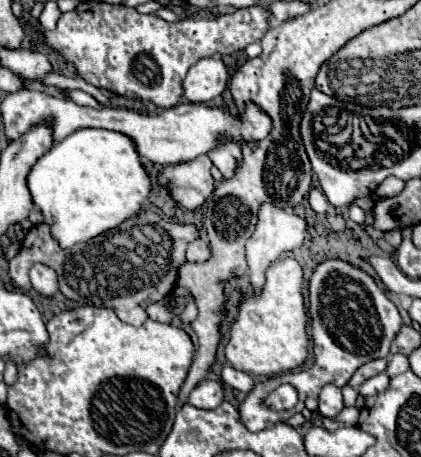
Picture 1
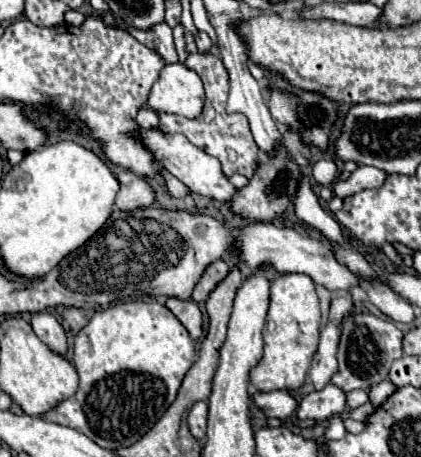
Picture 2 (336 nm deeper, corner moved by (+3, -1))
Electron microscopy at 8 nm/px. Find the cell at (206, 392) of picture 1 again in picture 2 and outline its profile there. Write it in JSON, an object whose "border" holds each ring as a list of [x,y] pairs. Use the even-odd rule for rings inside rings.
{"border":[[[197,401],[189,411],[189,429],[195,439],[203,439],[207,431],[207,403]]]}

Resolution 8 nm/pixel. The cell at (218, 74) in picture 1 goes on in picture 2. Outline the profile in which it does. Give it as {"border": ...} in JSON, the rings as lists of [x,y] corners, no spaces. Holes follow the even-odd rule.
{"border":[[[181,61],[165,65],[147,103],[157,113],[165,111],[193,119],[201,115],[205,103],[203,83],[199,75]]]}

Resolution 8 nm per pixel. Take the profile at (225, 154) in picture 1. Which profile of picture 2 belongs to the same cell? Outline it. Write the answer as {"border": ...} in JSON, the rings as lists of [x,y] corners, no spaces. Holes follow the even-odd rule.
{"border":[[[191,53],[189,59],[185,61],[185,65],[189,69],[193,69],[201,77],[201,81],[205,85],[207,99],[205,99],[203,113],[197,119],[185,119],[185,117],[171,115],[171,113],[159,113],[159,129],[165,131],[165,133],[181,133],[193,145],[197,145],[205,153],[217,157],[221,161],[223,173],[227,177],[231,177],[233,173],[241,173],[245,177],[251,177],[253,171],[255,171],[255,165],[259,161],[259,147],[253,141],[253,135],[249,131],[249,121],[245,119],[245,115],[241,115],[241,113],[227,113],[225,111],[227,97],[229,97],[229,73],[225,71],[221,59],[211,55],[211,53]],[[227,149],[233,149],[237,153],[235,161],[229,161]]]}

